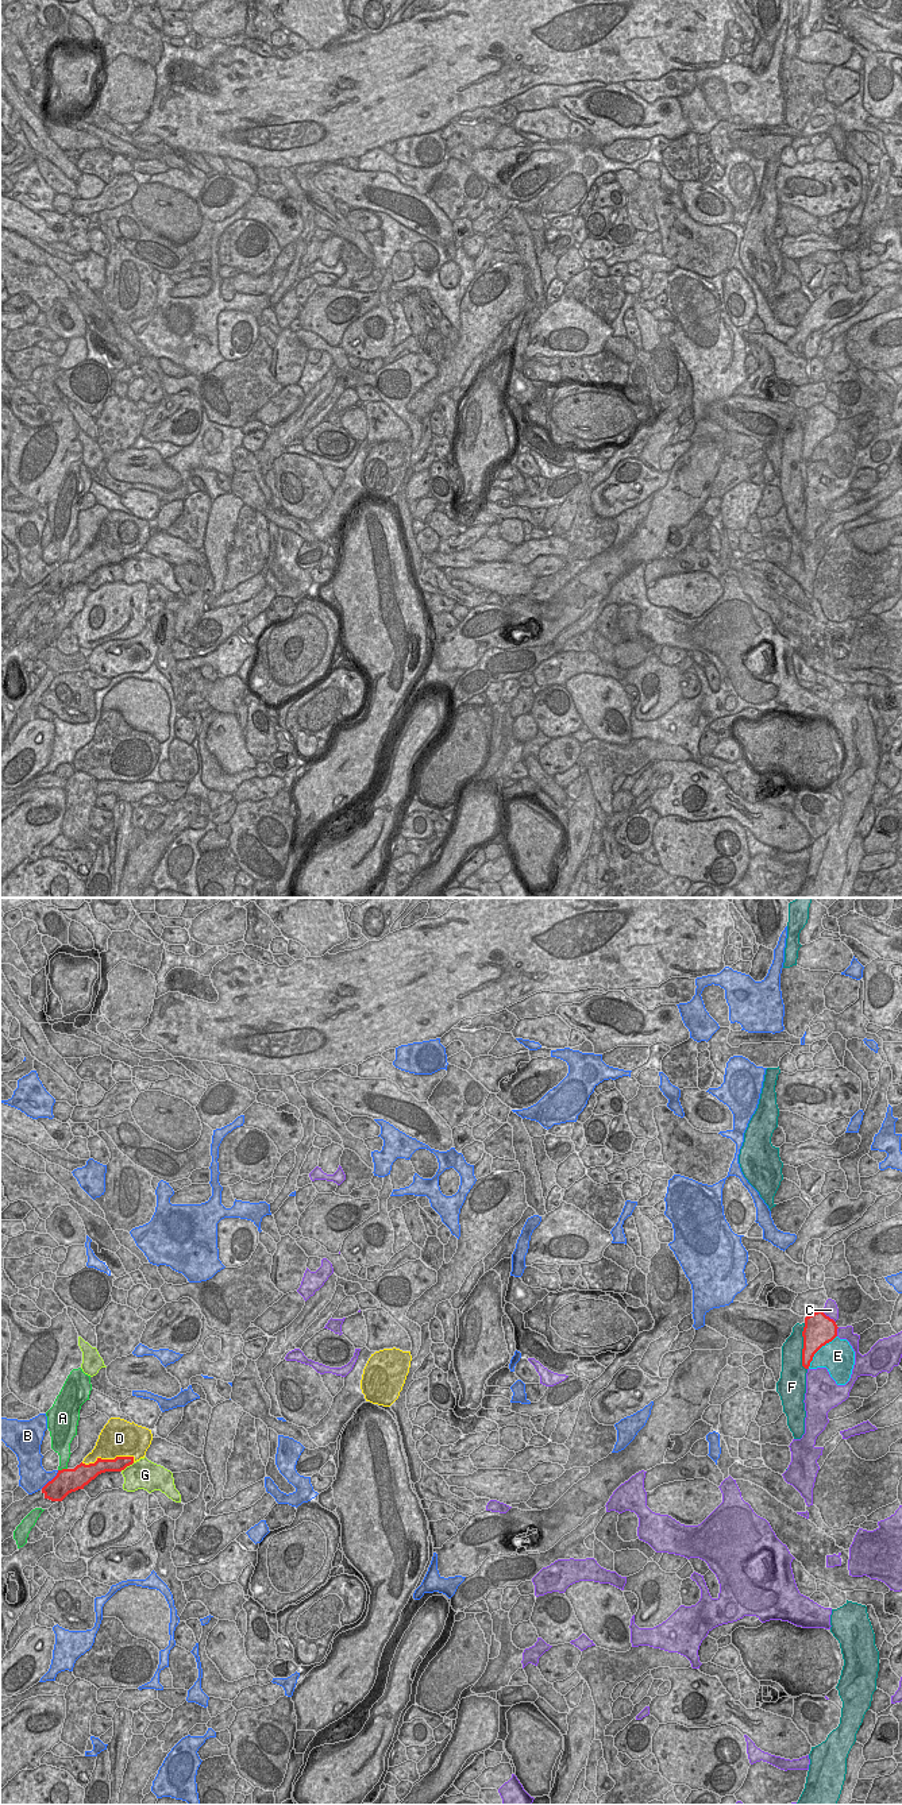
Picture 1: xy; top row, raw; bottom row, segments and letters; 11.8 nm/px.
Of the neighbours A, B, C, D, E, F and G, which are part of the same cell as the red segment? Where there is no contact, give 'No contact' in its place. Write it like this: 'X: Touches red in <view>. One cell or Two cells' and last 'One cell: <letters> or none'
A: Touches red in xy. Two cells
B: Touches red in xy. Two cells
C: Touches red in xy. Two cells
D: Touches red in xy. Two cells
E: Touches red in xy. Two cells
F: Touches red in xy. Two cells
G: Touches red in xy. Two cells
One cell: none

